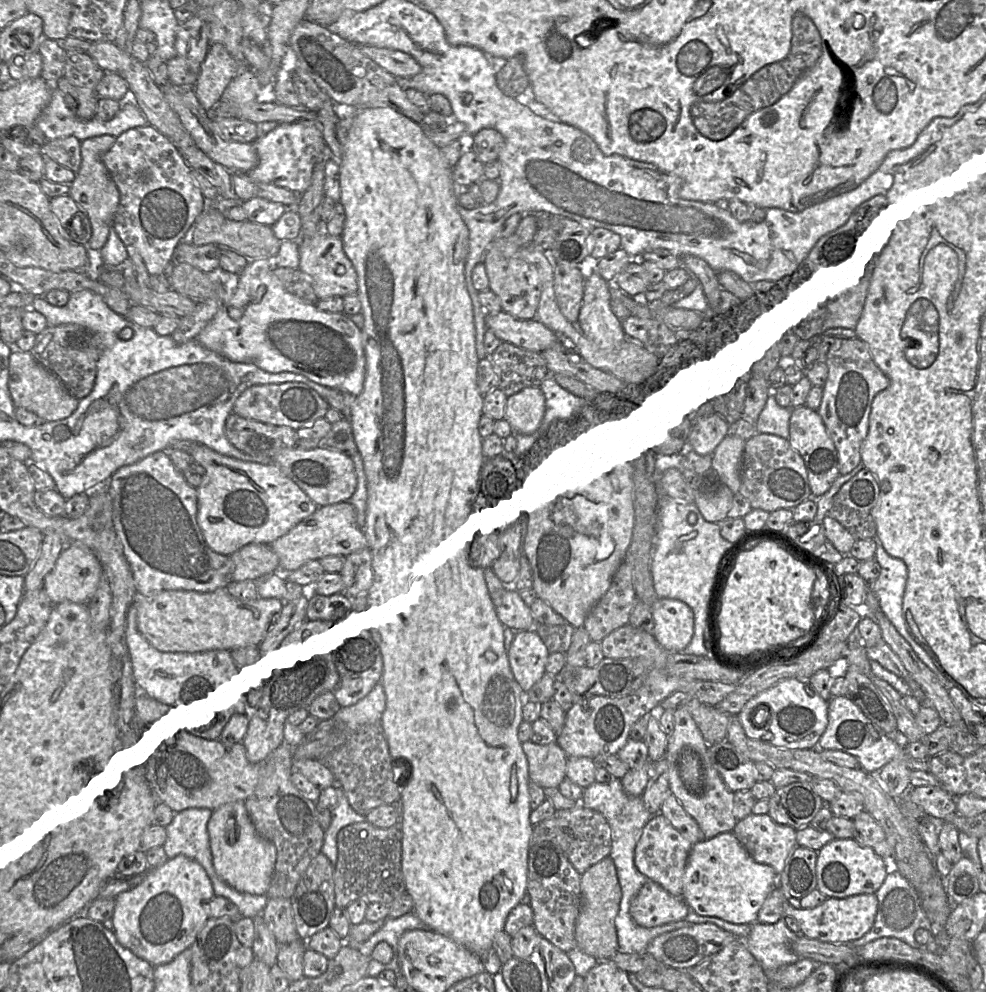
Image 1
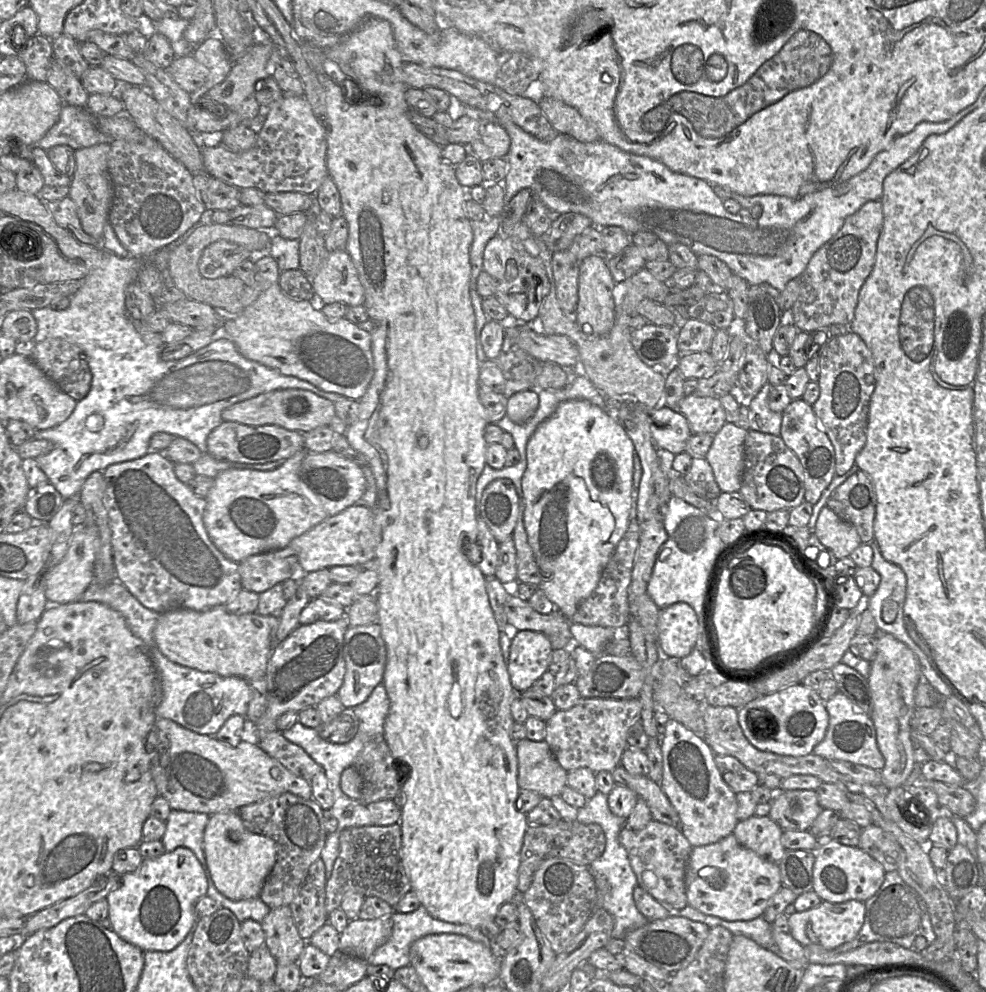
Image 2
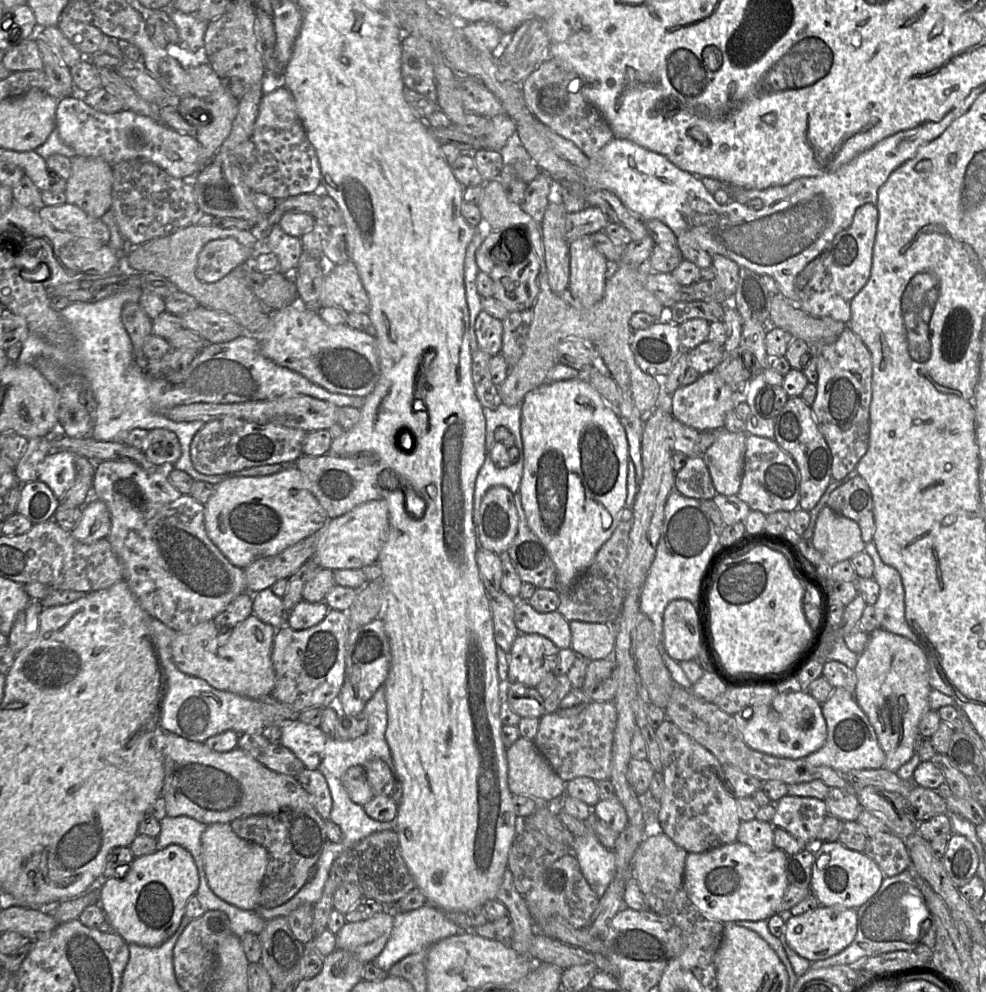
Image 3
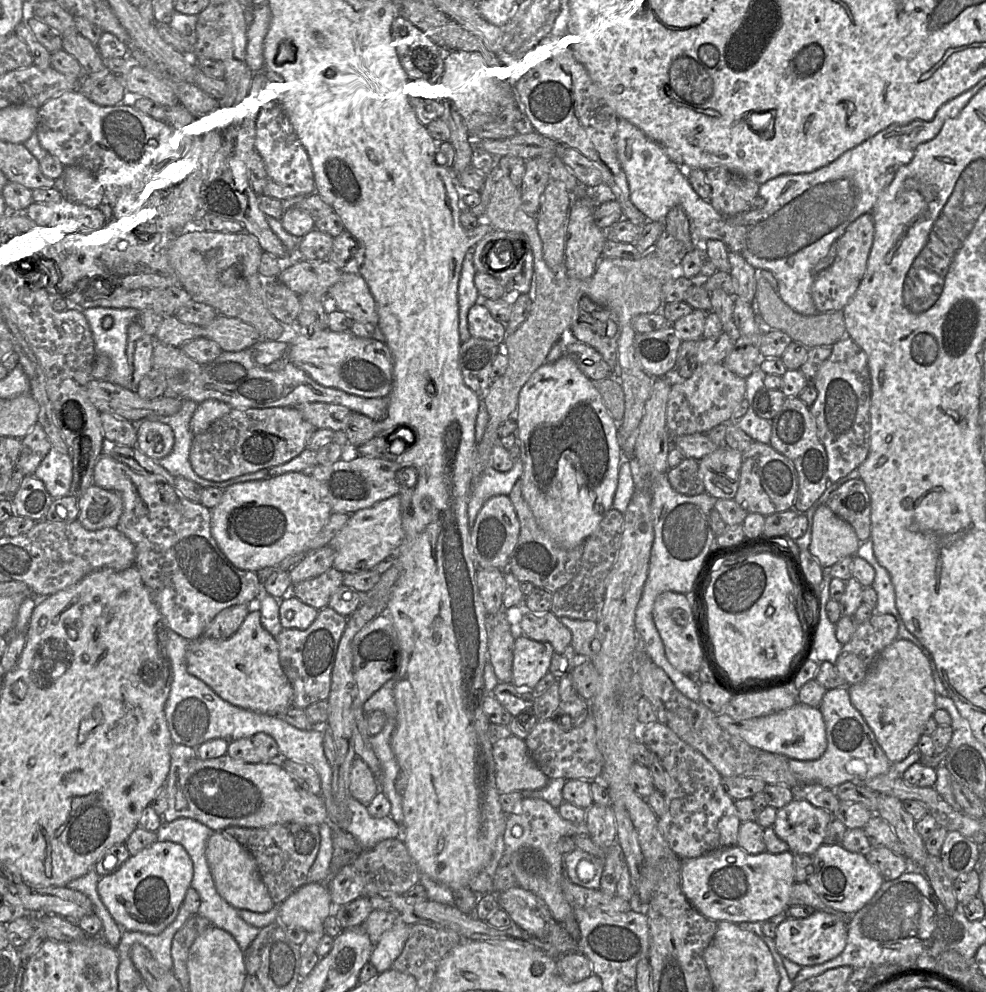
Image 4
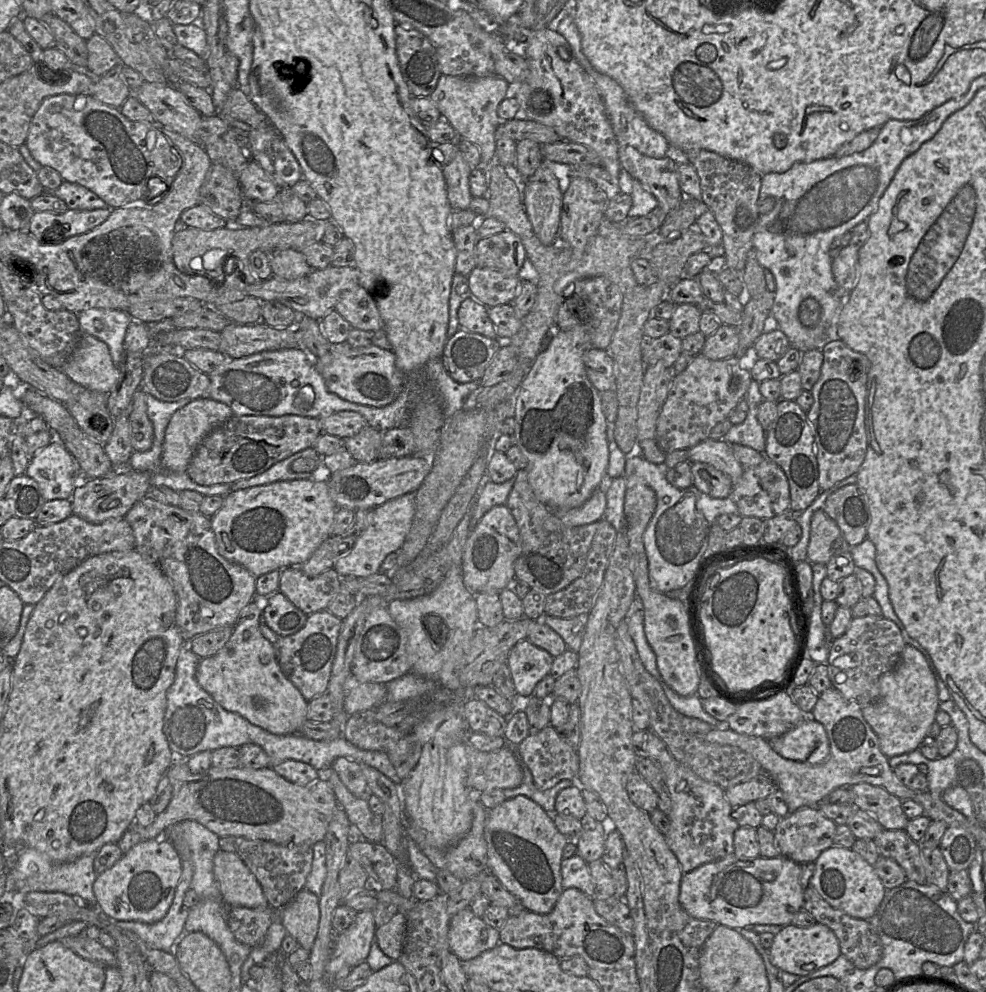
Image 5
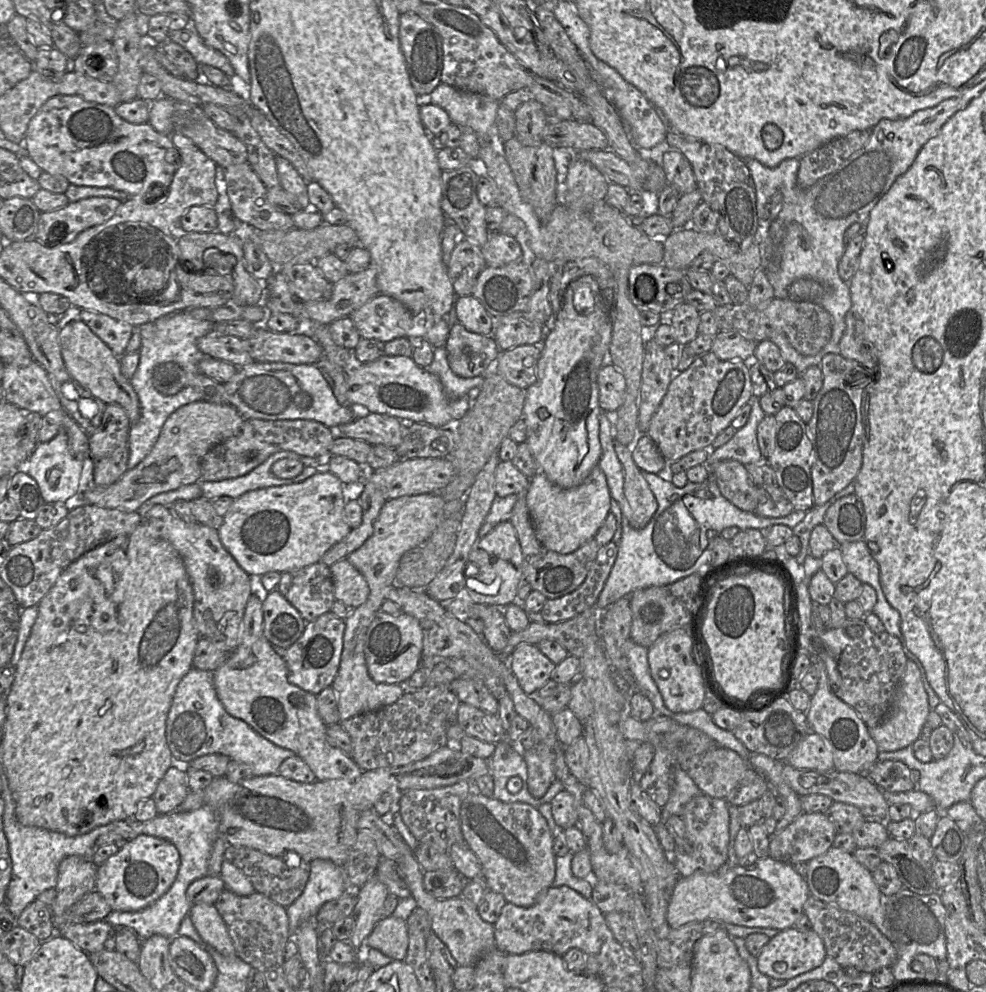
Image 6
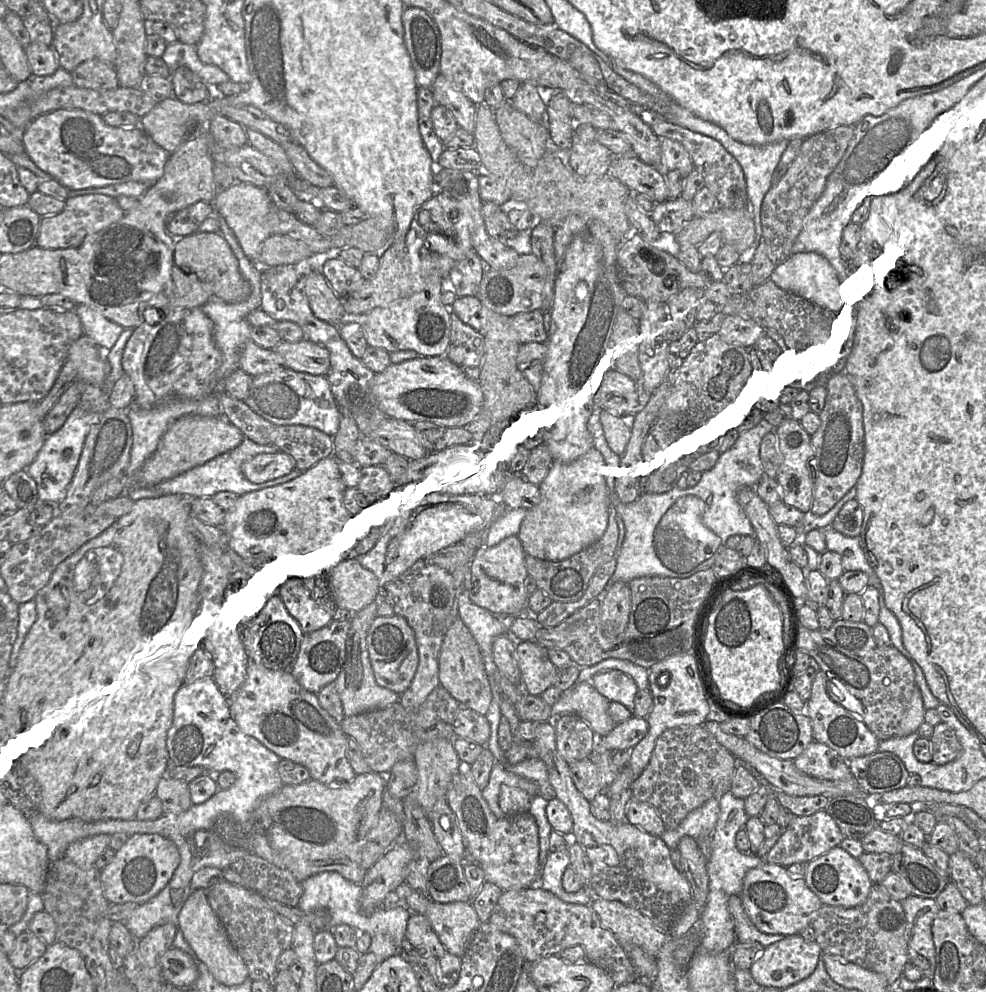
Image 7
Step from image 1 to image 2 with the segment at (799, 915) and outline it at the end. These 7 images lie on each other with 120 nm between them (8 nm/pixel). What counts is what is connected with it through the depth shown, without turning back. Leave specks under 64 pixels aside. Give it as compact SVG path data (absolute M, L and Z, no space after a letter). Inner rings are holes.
M849 900L842 903L822 901L817 907L794 912L788 917L790 934L805 948L820 946L825 950L834 950L852 941L858 935L865 918L865 902Z

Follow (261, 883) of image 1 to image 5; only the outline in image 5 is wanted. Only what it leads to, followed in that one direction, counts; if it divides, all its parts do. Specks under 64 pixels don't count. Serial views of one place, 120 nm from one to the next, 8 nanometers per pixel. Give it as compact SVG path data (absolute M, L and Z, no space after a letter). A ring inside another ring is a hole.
M219 849L214 856L213 866L219 890L228 906L269 906L261 885L238 855Z

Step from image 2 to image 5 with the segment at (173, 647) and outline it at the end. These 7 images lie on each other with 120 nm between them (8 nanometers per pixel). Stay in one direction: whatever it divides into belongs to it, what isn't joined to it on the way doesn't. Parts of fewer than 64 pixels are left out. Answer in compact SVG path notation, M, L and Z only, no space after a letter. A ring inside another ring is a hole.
M252 601L243 609L225 646L215 655L200 658L196 680L225 710L275 735L299 733L307 719L308 701L285 676L274 645L261 632L263 611Z

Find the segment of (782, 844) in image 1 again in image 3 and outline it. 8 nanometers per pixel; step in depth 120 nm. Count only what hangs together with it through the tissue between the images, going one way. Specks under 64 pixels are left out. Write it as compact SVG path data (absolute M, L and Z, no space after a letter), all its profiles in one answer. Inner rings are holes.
M753 819L740 823L737 840L747 845L756 854L774 850L774 829L771 822Z

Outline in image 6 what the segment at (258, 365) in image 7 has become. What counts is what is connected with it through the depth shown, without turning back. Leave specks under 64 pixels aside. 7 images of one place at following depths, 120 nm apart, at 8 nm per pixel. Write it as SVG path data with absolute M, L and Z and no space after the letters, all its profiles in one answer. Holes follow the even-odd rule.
M215 330L197 341L199 350L205 355L242 367L253 362L248 352L247 340L225 335Z

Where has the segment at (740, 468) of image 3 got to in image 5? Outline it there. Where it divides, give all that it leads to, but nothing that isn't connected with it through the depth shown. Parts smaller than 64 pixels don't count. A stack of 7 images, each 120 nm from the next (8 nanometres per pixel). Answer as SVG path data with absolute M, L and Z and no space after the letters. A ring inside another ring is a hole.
M691 463L691 473L694 486L712 498L724 499L730 497L733 483L730 478L705 463Z

